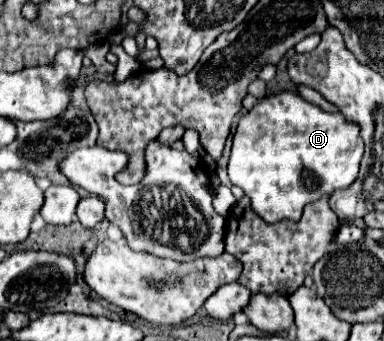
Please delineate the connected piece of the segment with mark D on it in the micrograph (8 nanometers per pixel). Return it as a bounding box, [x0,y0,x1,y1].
[228,94,364,222]

